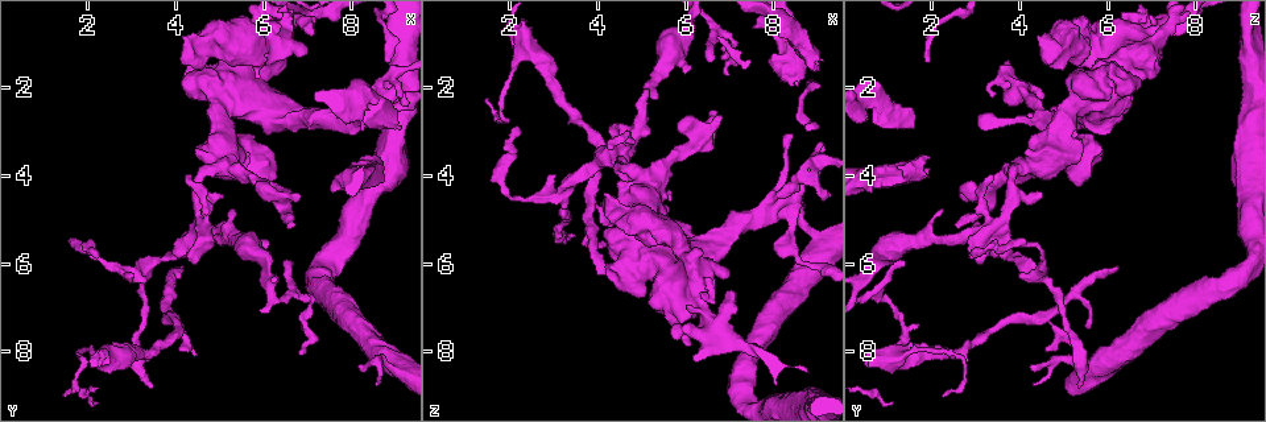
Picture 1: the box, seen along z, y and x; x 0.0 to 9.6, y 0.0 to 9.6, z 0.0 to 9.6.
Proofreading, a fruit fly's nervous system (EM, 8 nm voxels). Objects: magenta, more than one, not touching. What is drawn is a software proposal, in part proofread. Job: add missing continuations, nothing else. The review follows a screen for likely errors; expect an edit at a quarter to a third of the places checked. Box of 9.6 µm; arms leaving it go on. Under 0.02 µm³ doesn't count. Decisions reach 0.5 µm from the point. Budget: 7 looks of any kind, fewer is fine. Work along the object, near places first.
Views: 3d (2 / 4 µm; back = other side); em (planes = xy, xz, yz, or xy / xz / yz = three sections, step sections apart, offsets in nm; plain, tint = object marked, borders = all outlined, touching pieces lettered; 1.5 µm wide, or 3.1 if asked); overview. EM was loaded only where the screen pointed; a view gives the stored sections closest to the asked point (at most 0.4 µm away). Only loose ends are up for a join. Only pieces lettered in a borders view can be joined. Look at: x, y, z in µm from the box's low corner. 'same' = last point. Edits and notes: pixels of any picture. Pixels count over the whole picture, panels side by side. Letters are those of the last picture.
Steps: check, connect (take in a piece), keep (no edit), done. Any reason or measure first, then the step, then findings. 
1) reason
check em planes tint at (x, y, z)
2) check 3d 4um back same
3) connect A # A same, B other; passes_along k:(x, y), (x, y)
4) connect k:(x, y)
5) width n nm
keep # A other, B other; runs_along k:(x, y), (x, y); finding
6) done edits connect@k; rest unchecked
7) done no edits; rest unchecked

an open end
check em xz step 4 borders at (3.45, 8.85, 5.35)

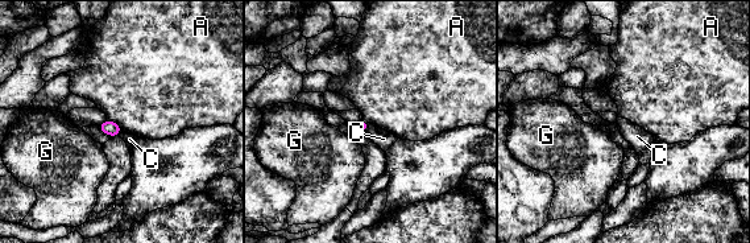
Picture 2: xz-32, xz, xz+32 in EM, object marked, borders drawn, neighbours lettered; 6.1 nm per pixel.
connect C # A other, C same, G other; it goes on there

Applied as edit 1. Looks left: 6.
see it whole again
check overview

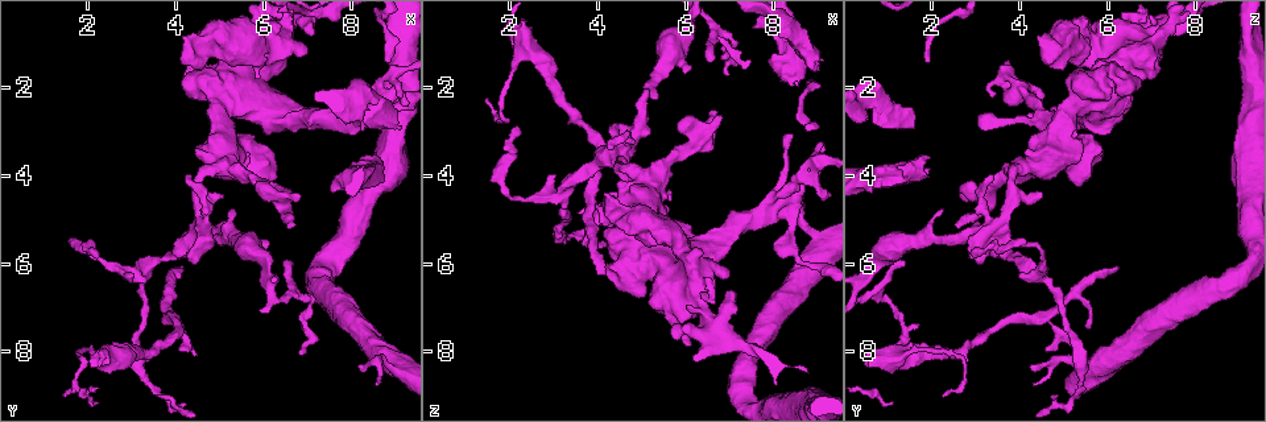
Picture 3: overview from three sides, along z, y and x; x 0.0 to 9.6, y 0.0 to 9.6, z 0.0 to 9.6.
free end
check 3d 2um at (4.10, 6.05, 6.15)

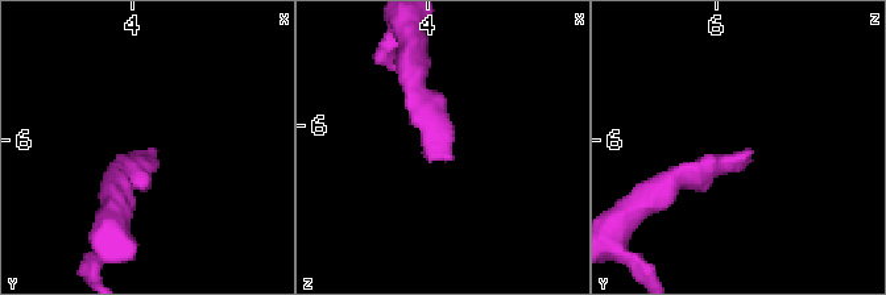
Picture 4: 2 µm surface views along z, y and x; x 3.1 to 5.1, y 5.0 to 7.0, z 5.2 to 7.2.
shape alone is not enough
check em yz step 4 tint at (4.16, 6.06, 6.20)

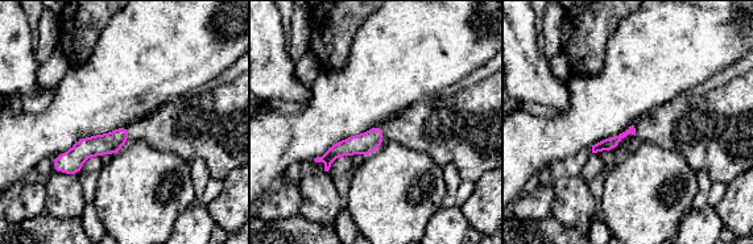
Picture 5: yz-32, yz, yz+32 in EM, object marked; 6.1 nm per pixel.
check em planes borders same

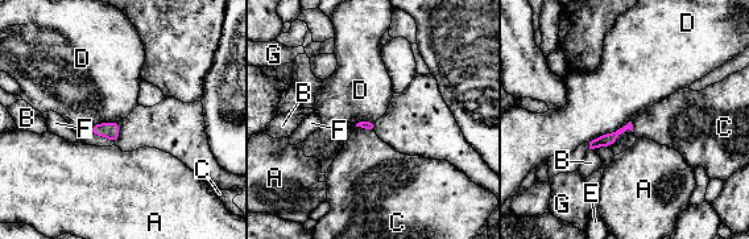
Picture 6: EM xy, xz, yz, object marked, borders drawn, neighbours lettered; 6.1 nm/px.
connect C # A other, B other, C same, D other, E other, F other, G other; passes_along 6:(608, 139), (632, 127), (671, 122); the cell continues

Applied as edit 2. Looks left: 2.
done edits connect@2, connect@6; rest unchecked

